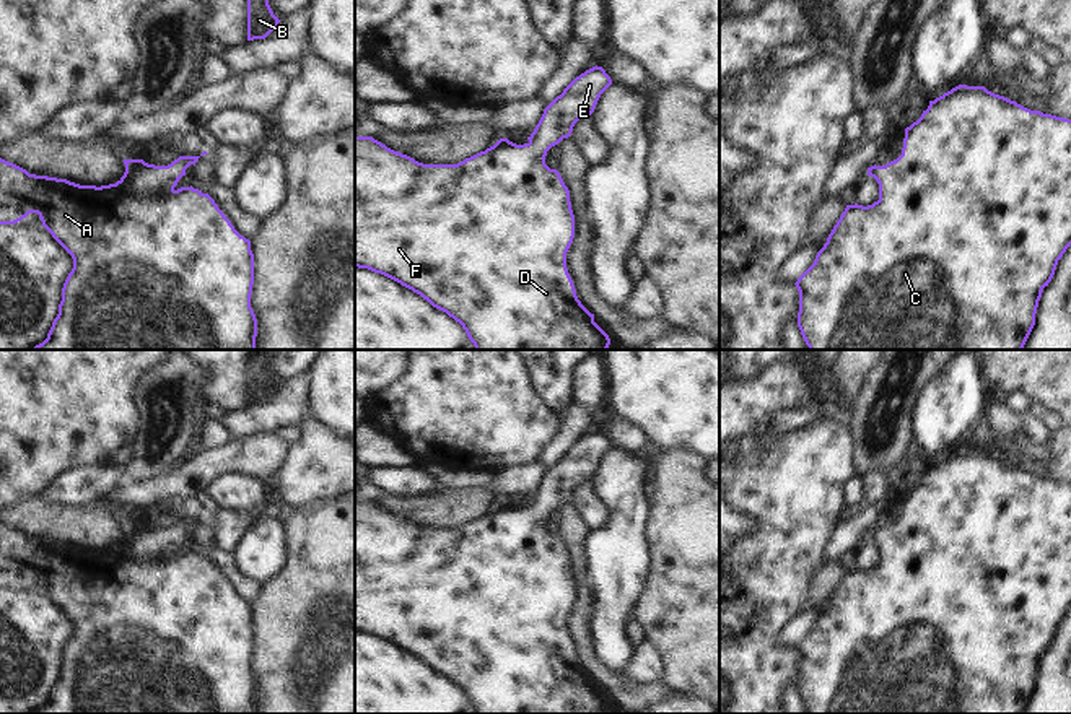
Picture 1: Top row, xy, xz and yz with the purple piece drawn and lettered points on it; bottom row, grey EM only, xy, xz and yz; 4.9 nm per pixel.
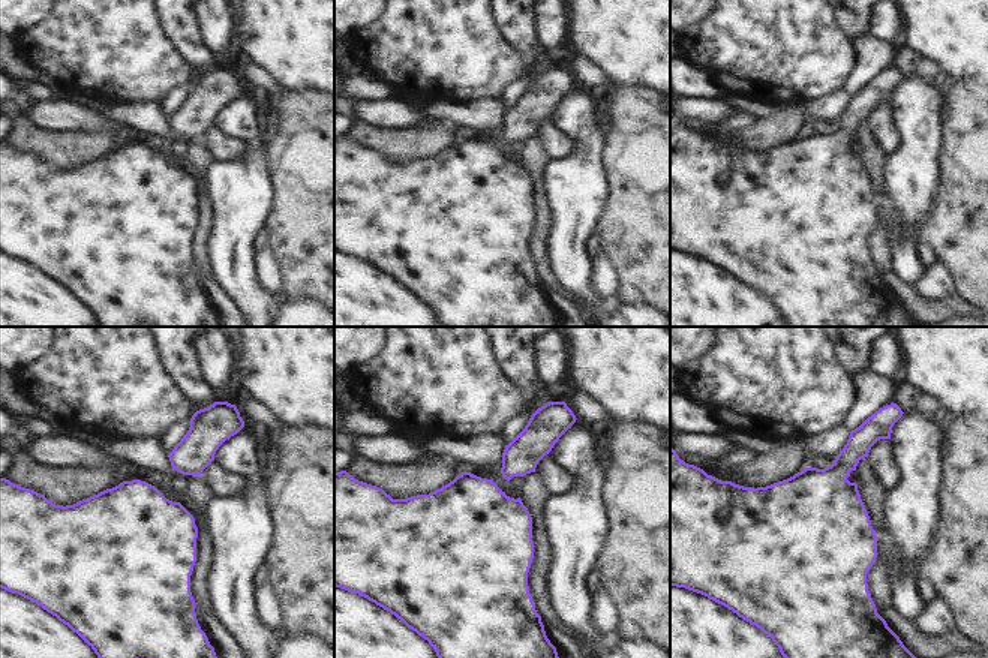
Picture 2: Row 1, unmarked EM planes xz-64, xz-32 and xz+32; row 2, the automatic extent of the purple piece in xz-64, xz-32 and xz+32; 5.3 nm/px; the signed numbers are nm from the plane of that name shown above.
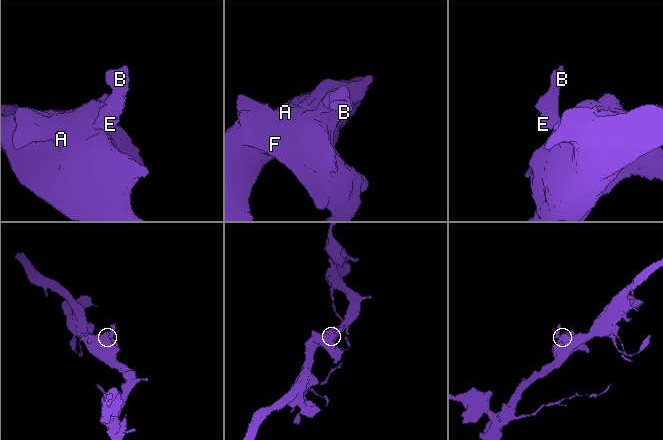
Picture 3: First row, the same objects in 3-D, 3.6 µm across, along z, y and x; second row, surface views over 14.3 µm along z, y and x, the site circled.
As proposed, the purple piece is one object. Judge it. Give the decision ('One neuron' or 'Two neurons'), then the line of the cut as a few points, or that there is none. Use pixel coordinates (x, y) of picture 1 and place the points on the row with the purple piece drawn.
One neuron. No split

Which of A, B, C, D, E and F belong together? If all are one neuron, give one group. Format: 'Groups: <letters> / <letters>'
Groups: A B C D E F

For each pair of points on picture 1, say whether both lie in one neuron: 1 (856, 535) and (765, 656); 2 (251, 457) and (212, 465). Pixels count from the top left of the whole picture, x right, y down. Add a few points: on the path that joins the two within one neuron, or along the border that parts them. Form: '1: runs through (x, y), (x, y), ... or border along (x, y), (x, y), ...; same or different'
1: border along (839, 522), (824, 550), (824, 560), (814, 573); different
2: runs through (241, 457), (222, 461); same

